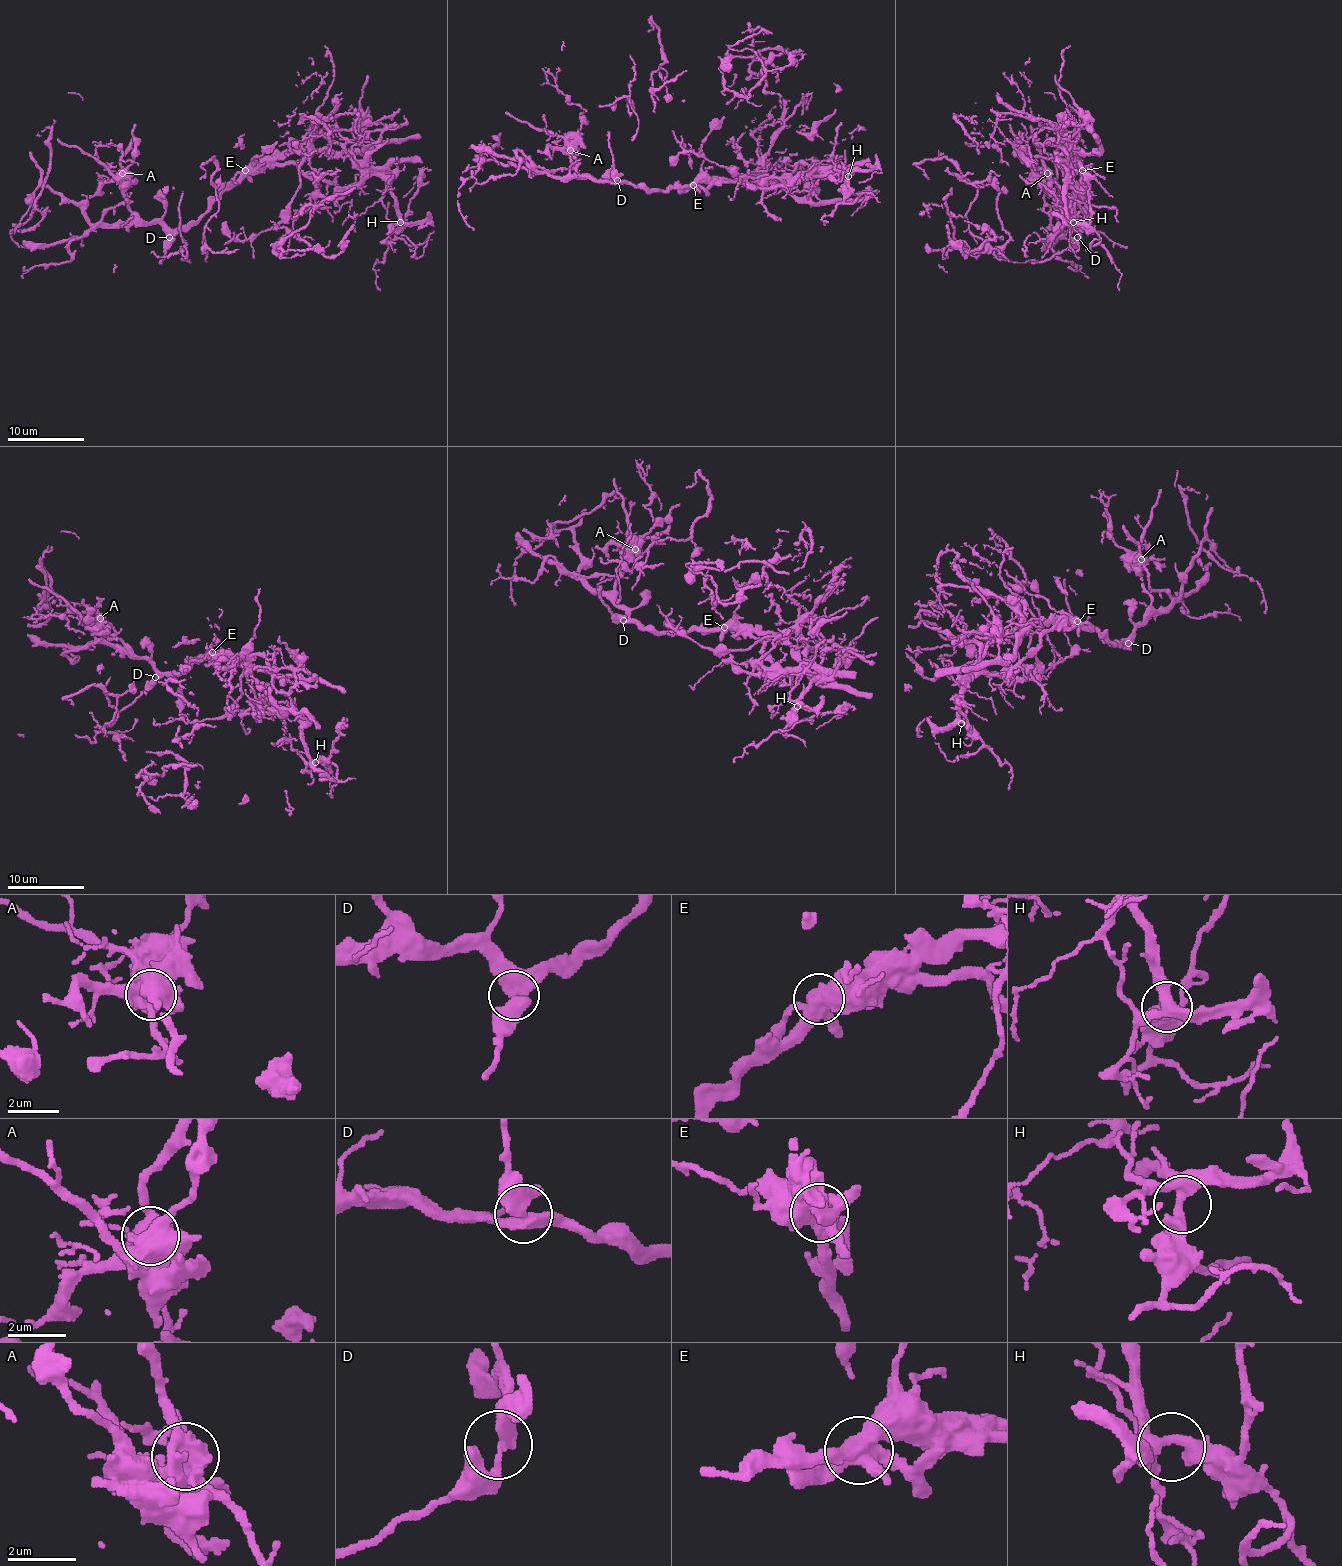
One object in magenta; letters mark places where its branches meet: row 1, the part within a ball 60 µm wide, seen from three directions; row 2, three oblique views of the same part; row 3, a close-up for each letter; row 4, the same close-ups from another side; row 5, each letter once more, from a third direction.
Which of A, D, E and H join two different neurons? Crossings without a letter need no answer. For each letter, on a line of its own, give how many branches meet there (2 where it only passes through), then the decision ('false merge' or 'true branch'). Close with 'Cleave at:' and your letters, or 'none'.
A: 4 branches meet; false merge
D: 3 branches meet; true branch
E: 5 branches meet; false merge
H: 4 branches meet; true branch
Cleave at: A, E

